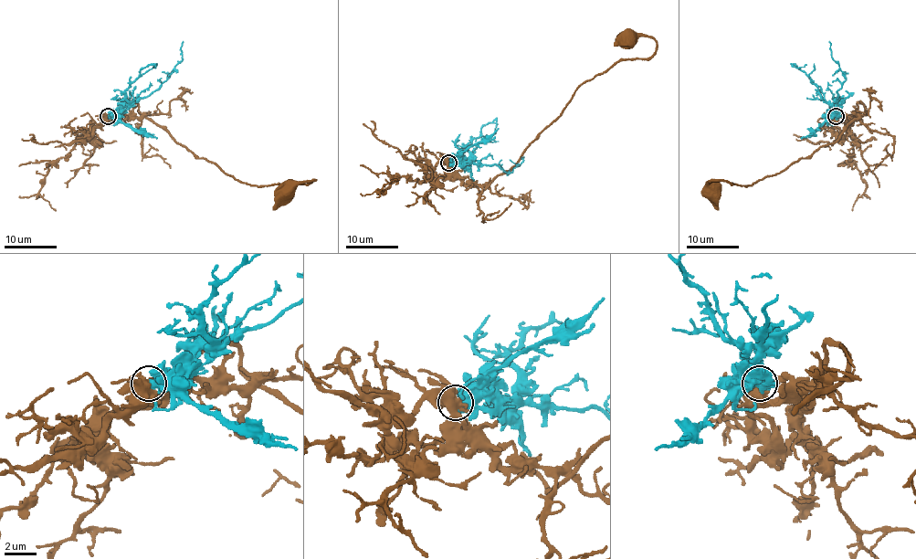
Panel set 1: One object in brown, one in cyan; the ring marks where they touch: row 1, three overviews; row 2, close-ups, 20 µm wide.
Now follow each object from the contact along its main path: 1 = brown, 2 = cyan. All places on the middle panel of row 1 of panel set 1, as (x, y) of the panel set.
1: (448, 163), (472, 182), (490, 184), (583, 83), (619, 61), (648, 58), (655, 50), (651, 37), (630, 40)
2: (448, 163), (496, 165), (508, 173), (523, 156)

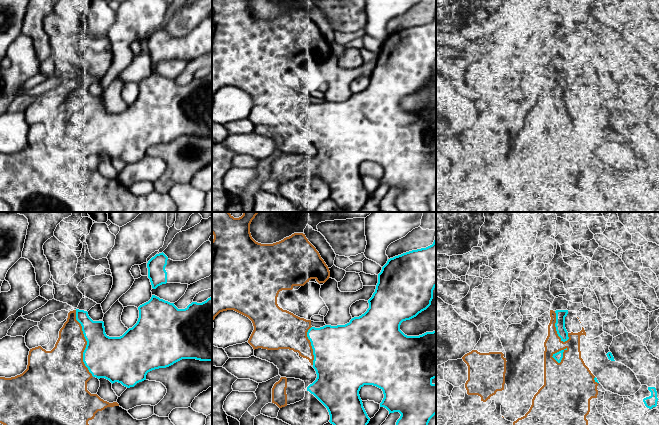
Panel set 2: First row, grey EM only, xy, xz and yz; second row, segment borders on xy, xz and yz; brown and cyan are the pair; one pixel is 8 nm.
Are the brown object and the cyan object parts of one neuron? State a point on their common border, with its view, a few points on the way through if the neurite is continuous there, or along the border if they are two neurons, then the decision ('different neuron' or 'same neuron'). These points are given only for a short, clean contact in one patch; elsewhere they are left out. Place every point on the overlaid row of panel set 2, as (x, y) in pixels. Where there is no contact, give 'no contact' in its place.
xy (86, 343) | same neuron

